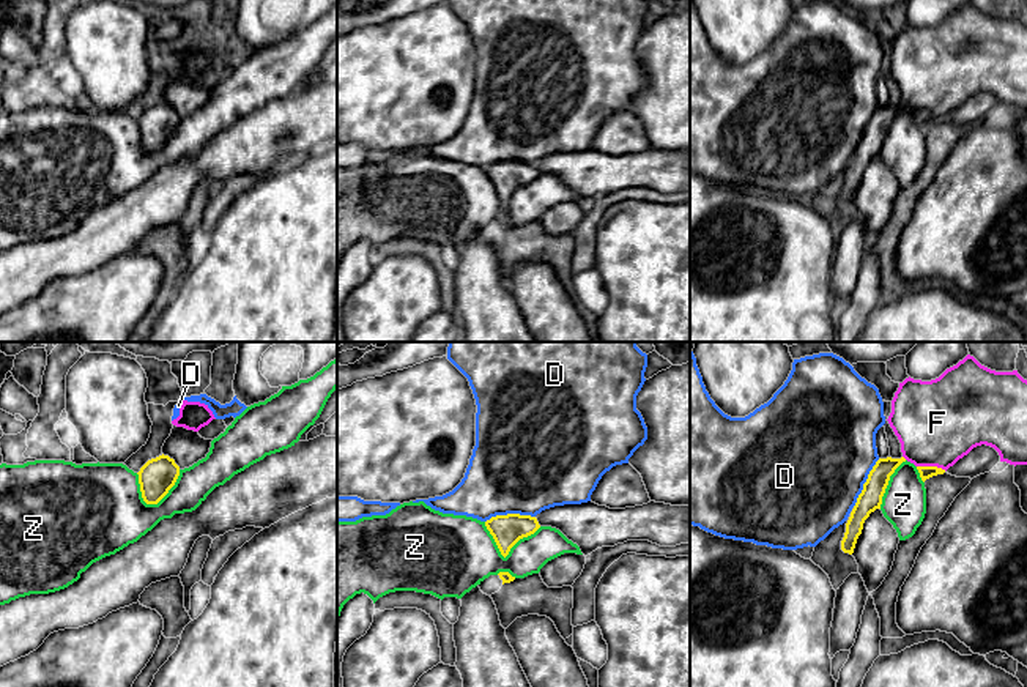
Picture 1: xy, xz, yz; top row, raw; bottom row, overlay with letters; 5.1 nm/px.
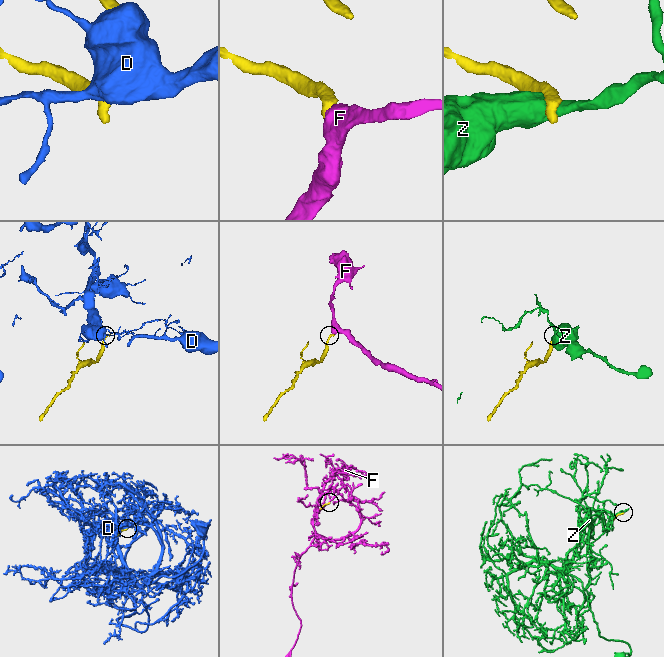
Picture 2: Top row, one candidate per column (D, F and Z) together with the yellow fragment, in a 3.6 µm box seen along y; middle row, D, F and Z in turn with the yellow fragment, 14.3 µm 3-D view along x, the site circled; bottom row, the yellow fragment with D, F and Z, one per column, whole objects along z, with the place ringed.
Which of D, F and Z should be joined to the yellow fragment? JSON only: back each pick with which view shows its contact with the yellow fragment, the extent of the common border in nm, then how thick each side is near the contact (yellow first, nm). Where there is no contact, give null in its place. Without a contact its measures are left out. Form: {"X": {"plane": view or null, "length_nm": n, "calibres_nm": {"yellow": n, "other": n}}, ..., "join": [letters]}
{"F": {"plane": "yz", "length_nm": 150, "calibres_nm": {"yellow": 60, "other": 440}}, "join": ["F"]}

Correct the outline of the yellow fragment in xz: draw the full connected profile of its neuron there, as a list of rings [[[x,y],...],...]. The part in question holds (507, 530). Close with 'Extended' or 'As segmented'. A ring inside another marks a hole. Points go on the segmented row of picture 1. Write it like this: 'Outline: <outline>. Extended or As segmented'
Outline: [[[520,514],[491,517],[485,522],[485,526],[504,558],[520,539],[534,534],[540,528],[536,517]]]. As segmented

